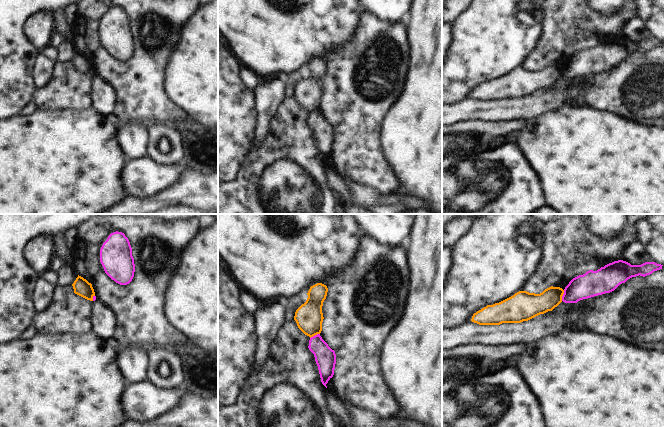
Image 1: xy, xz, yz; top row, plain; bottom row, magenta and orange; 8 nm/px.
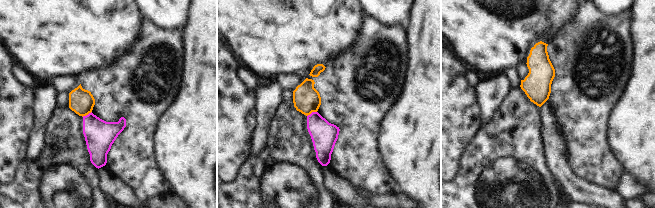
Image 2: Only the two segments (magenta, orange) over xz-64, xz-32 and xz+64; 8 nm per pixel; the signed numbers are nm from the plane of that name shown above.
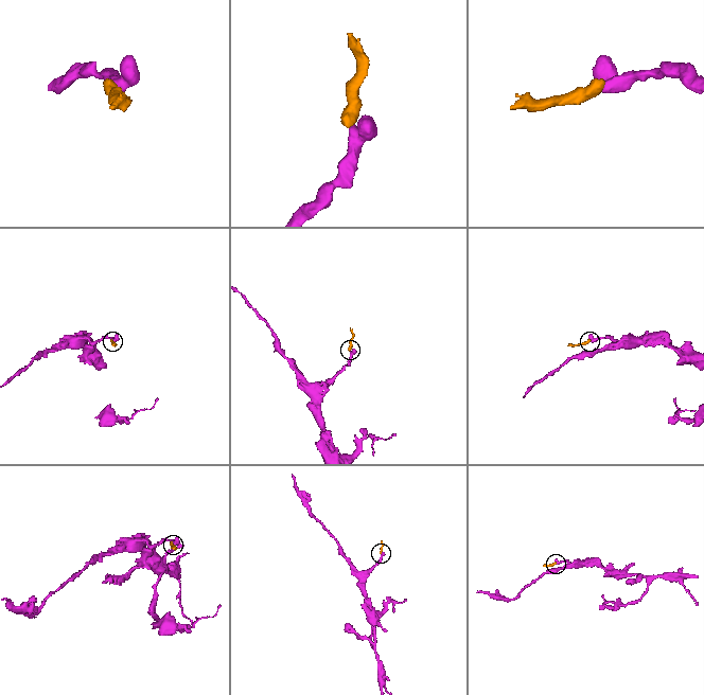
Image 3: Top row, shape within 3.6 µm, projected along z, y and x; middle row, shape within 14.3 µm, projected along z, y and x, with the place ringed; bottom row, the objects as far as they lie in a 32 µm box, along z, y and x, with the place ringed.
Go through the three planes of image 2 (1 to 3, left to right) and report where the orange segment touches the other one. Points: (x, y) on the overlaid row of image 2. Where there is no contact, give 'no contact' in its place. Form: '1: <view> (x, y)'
1: xz-64 (86, 115)
2: xz-32 (311, 113)
3: no contact

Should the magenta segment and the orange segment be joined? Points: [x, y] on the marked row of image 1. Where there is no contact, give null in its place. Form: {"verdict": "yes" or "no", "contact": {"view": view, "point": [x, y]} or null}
{"verdict": "no", "contact": {"view": "yz", "point": [563, 295]}}

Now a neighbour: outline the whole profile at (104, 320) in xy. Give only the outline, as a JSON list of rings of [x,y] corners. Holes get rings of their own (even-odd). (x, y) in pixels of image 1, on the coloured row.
[[[99,300],[93,301],[94,316],[92,318],[94,332],[104,340],[113,339],[117,328],[115,313]]]

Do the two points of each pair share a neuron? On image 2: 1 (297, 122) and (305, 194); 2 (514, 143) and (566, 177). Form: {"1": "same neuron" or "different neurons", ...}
{"1": "same neuron", "2": "different neurons"}

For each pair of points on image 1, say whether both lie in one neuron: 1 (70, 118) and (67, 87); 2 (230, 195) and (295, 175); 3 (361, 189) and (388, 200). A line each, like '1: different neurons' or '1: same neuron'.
1: different neurons
2: same neuron
3: different neurons

